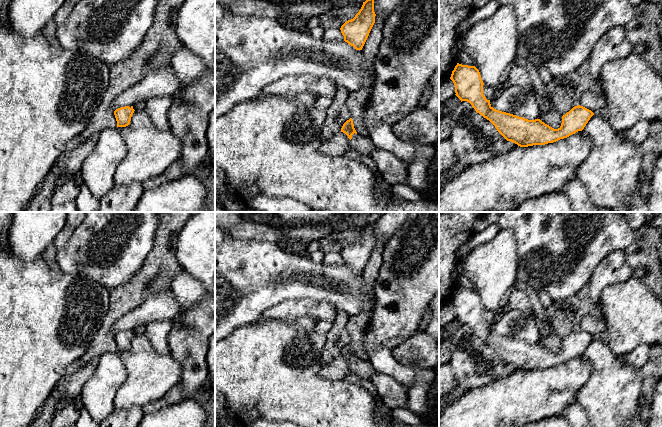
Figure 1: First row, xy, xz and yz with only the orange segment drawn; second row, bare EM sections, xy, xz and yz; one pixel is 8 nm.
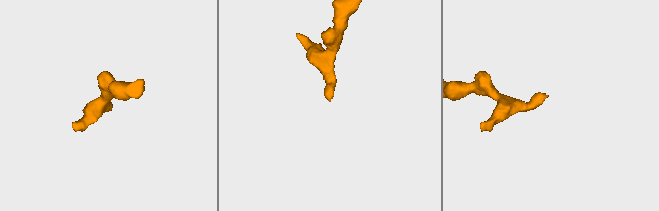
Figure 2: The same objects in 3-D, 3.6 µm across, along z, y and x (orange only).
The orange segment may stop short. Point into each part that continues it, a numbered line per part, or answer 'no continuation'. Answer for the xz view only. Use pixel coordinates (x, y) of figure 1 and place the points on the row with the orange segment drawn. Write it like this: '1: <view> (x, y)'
1: xz (363, 146)

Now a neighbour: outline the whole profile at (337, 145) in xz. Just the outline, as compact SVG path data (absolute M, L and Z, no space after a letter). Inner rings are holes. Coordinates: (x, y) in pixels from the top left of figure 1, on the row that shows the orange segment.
M339 132L325 139L319 150L327 156L343 156L347 151L351 150L350 139L345 133Z

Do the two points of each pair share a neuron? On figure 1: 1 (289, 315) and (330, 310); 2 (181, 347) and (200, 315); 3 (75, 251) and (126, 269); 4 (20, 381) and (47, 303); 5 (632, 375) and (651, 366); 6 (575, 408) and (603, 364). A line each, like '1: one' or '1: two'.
1: one
2: one
3: one
4: one
5: two
6: two

